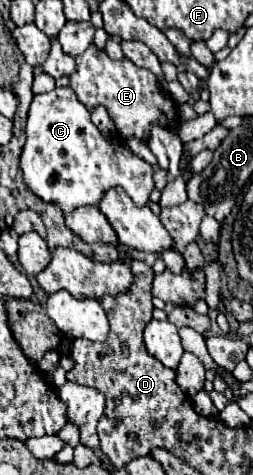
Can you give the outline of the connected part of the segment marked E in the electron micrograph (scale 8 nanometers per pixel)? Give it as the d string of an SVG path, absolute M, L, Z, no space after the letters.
M90 44L86 52L74 58L76 70L68 76L68 86L74 90L78 100L88 108L88 112L94 112L98 106L104 106L108 110L108 116L116 124L116 130L122 136L138 136L144 144L150 140L150 130L154 124L164 128L174 128L180 120L180 112L172 96L160 86L158 78L144 68L138 68L134 62L128 62L128 58L112 60L104 50L100 50L96 44Z

